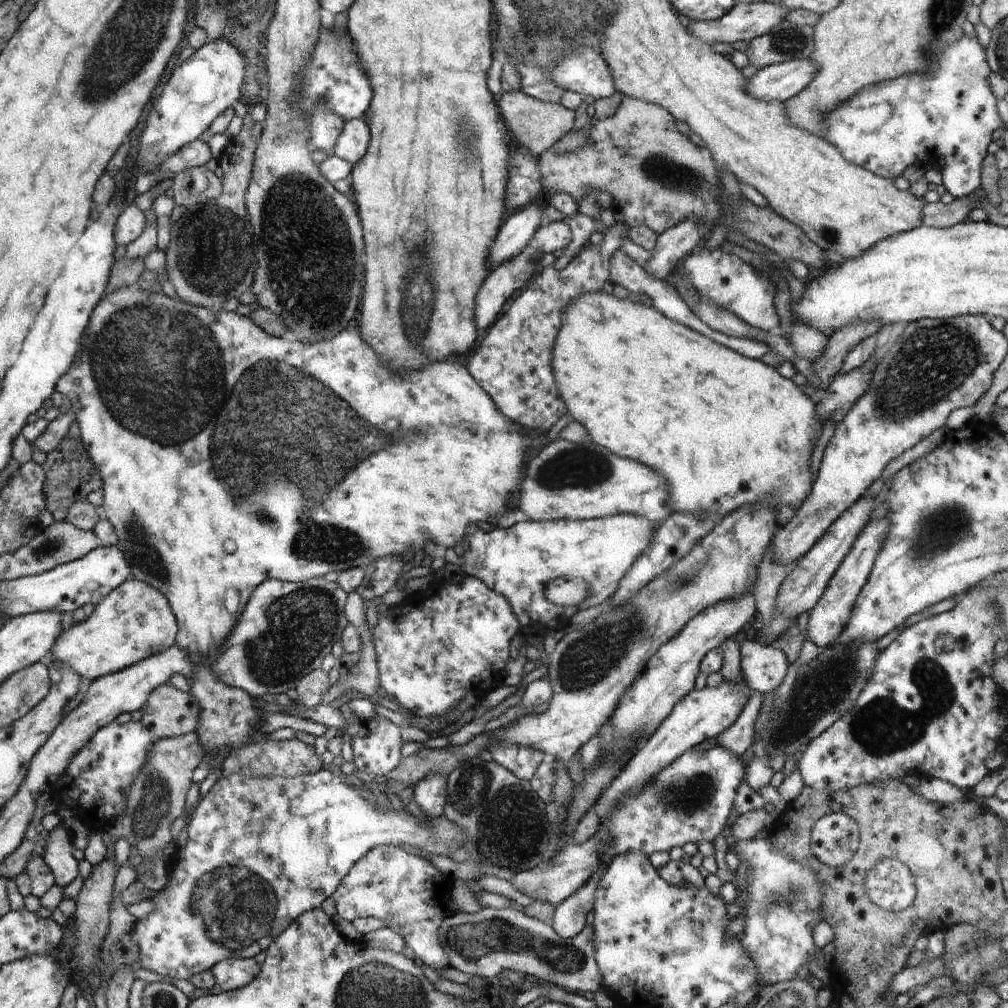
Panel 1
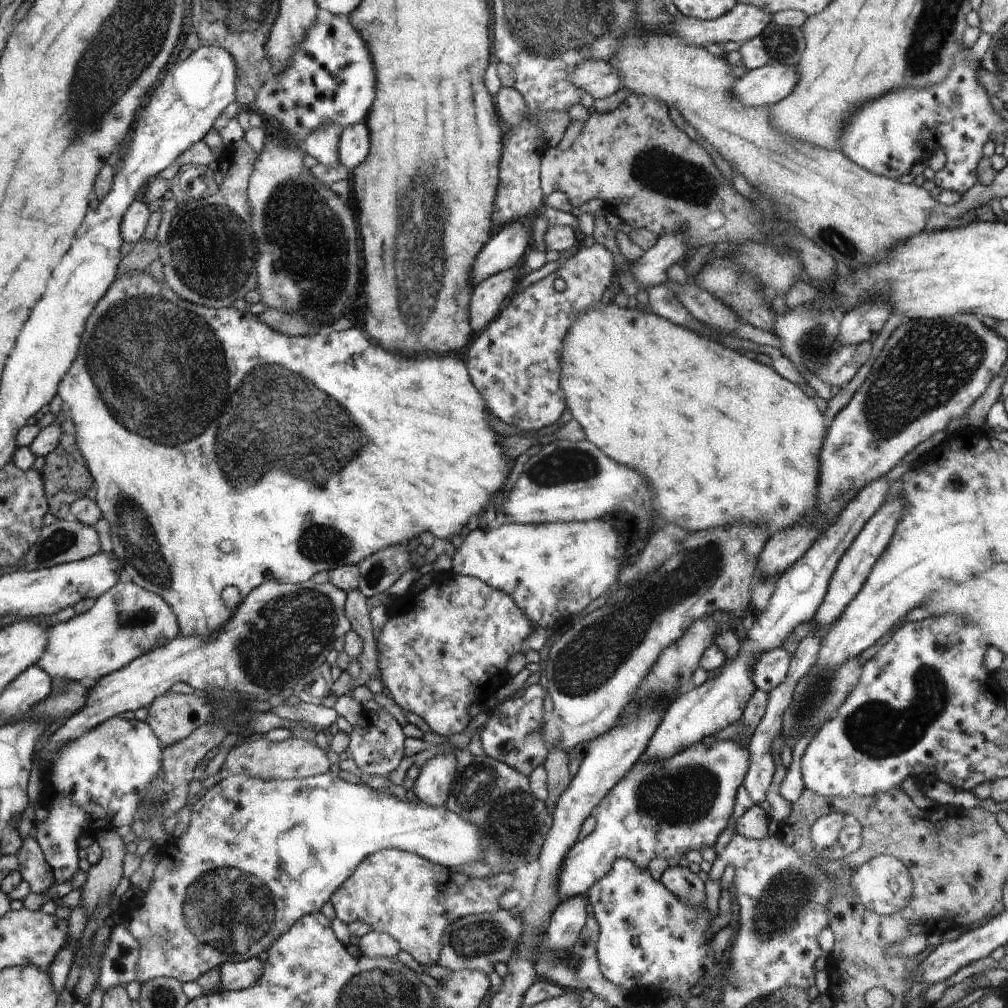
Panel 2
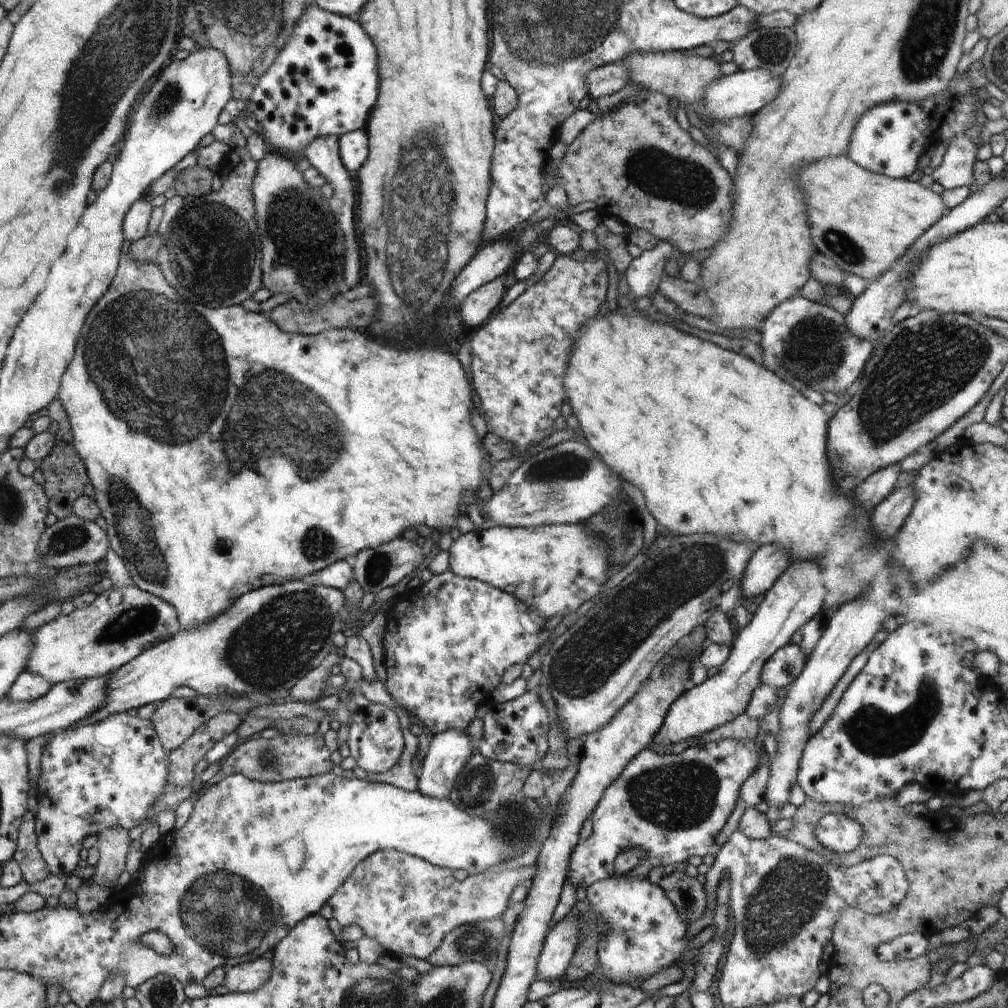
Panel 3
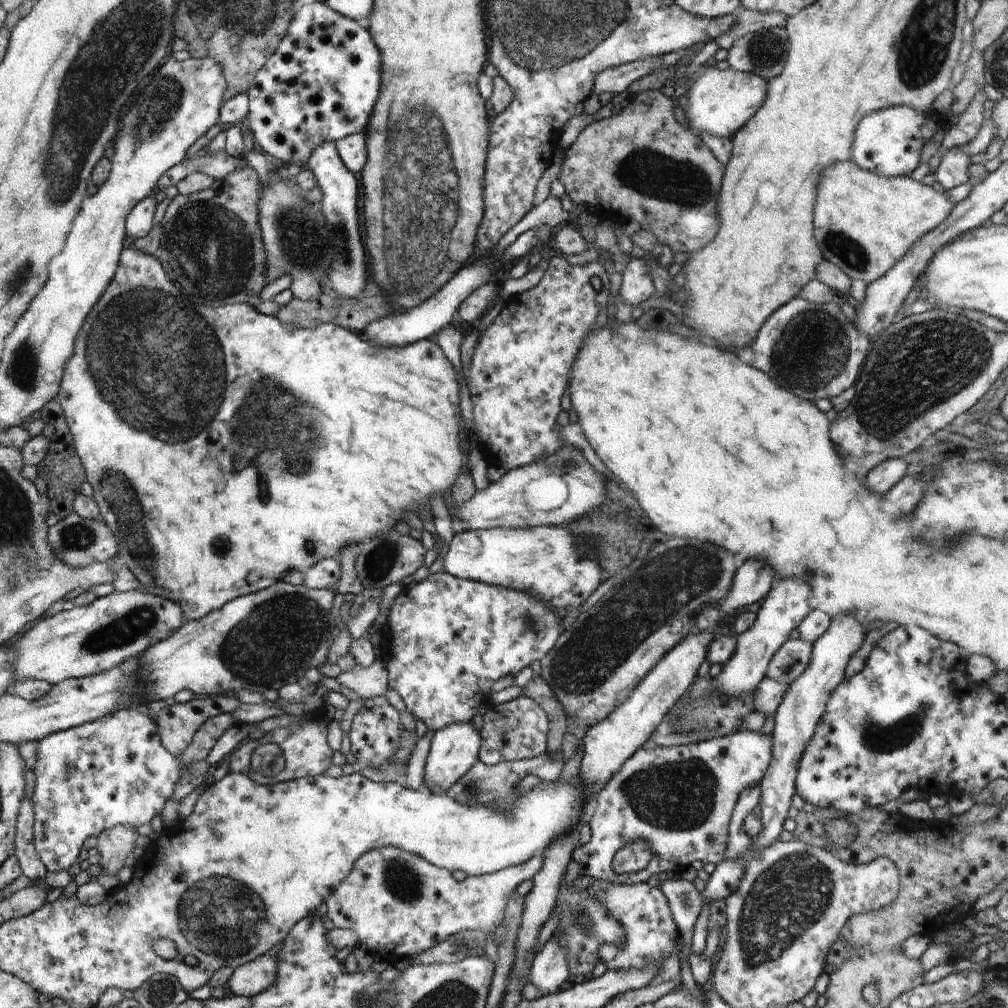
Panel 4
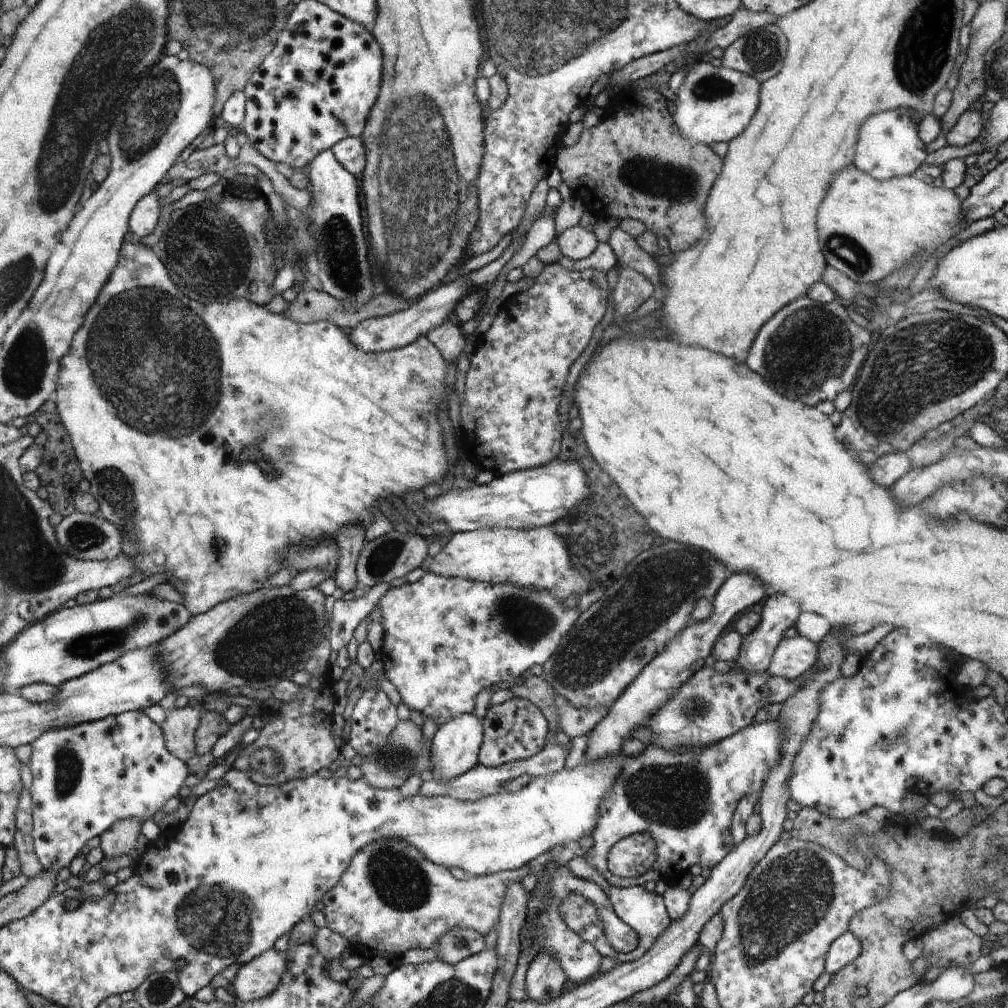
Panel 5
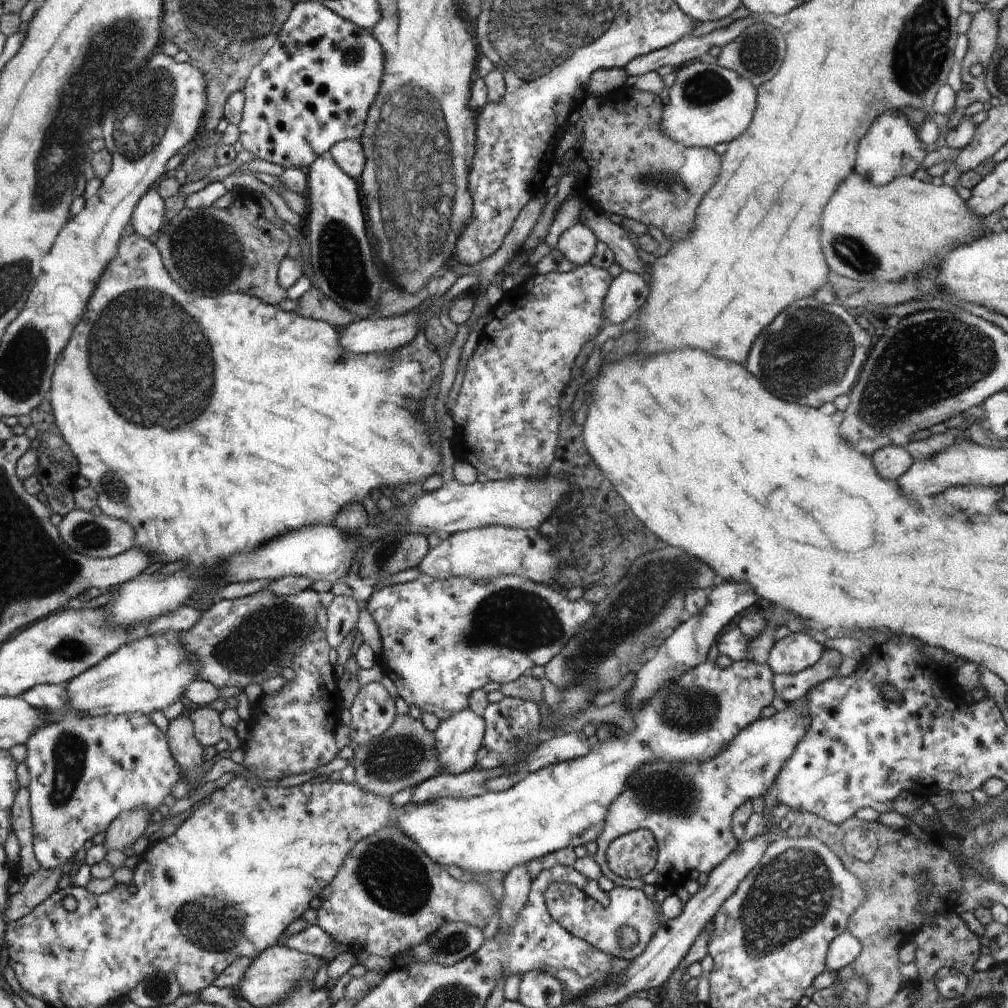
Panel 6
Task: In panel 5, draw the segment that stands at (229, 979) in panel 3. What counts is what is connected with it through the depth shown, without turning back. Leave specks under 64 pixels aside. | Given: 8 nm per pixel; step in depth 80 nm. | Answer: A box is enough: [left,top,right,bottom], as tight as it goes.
[232,948,287,1002]

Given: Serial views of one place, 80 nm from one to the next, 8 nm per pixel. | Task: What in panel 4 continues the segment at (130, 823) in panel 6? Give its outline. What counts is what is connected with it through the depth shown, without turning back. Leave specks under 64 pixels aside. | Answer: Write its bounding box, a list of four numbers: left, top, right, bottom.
[96,824,137,876]

